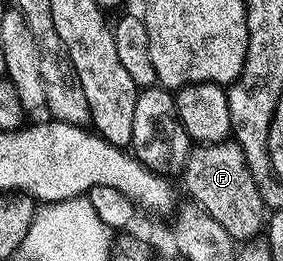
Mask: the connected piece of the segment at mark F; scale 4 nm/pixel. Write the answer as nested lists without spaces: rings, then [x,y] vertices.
[[[204,142],[192,145],[191,154],[181,175],[187,185],[190,201],[197,203],[234,240],[250,240],[265,226],[265,207],[259,187],[255,185],[245,160],[245,152],[238,142]]]

